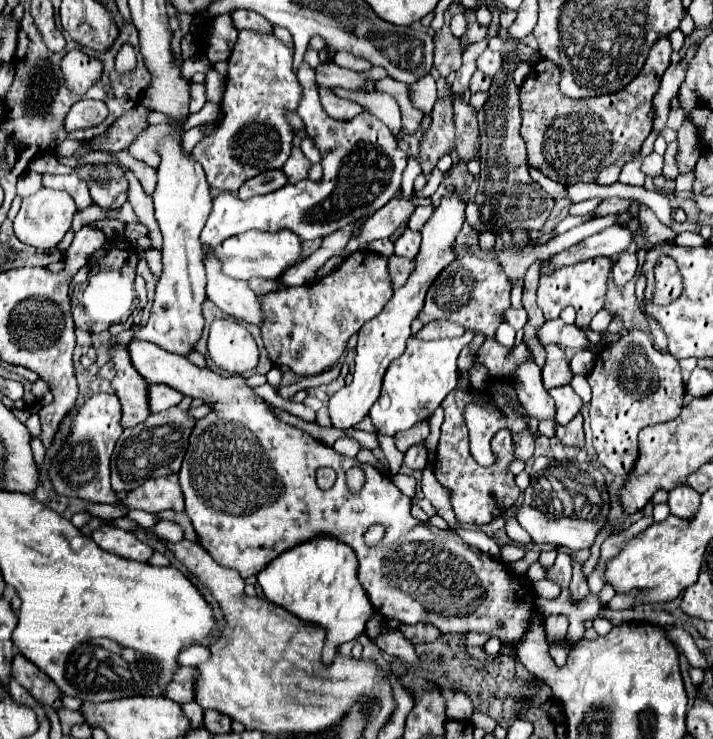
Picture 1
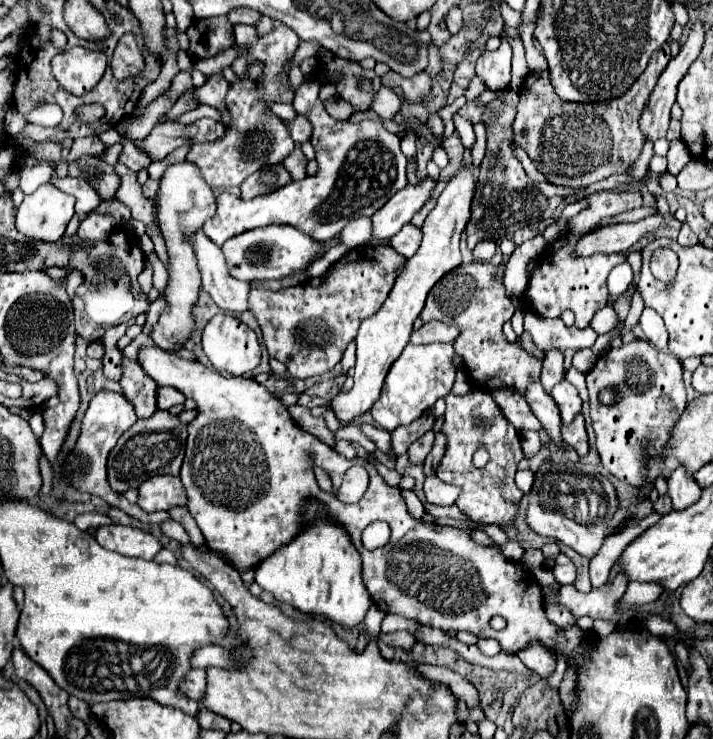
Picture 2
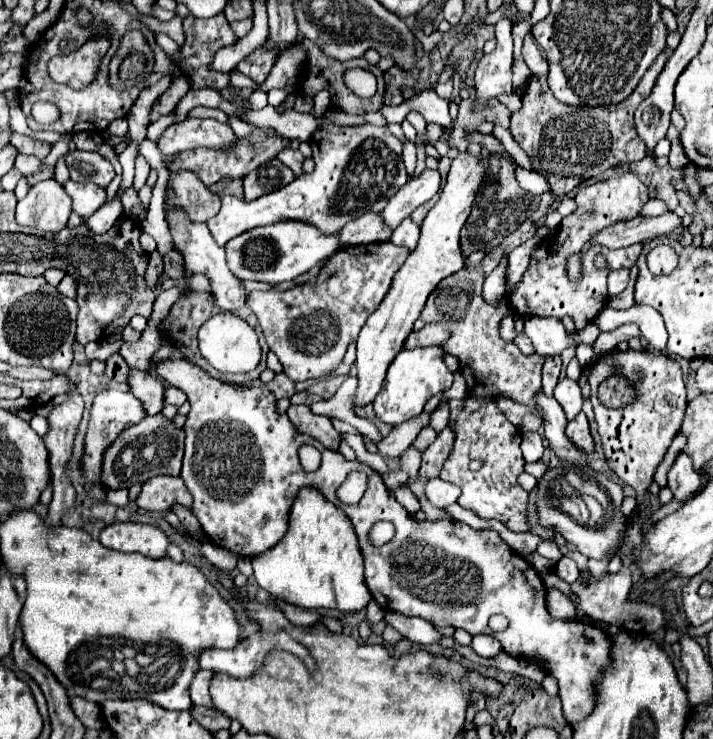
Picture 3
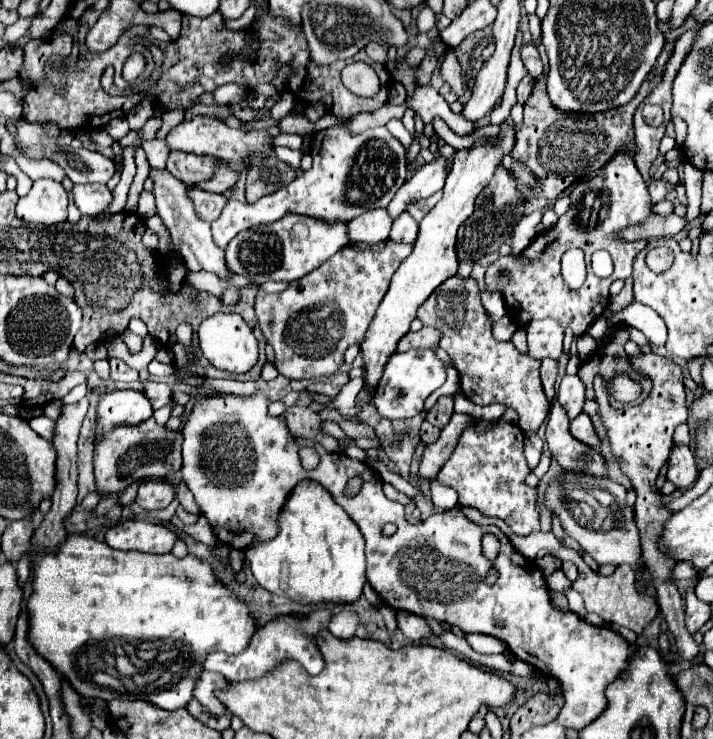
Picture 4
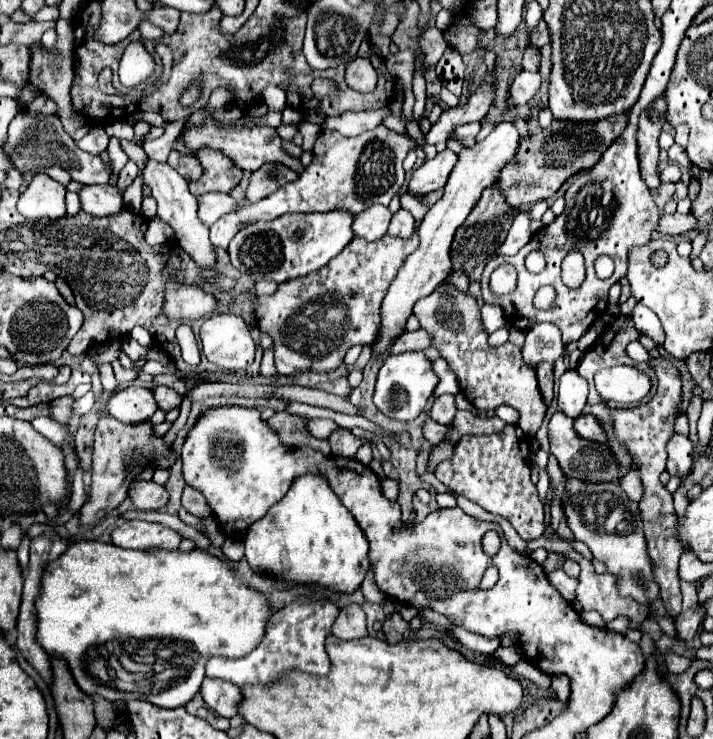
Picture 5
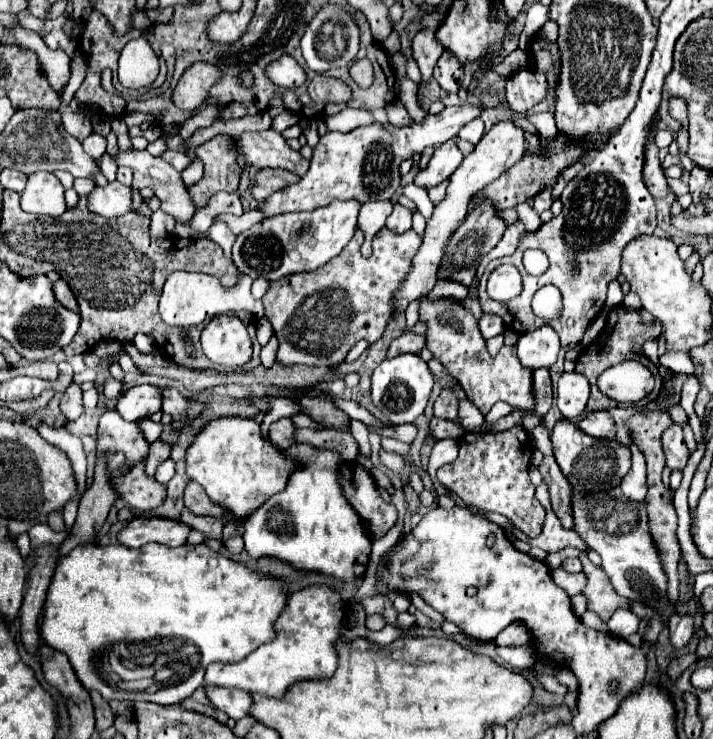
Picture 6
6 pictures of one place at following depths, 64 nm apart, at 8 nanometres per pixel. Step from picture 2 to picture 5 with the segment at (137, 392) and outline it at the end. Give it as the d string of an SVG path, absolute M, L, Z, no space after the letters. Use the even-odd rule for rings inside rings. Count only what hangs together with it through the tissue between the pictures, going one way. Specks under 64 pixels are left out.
M156 386L154 392L156 392L158 408L162 408L164 412L170 412L170 410L174 410L174 408L180 408L182 396L180 396L174 388L168 388L168 386Z

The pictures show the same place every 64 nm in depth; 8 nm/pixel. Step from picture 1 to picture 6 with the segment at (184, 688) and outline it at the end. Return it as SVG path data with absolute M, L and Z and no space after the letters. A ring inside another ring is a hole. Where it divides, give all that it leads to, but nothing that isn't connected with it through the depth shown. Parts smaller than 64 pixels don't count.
M206 688L208 698L216 708L224 710L230 718L240 720L250 714L252 708L252 696L248 692L240 692L236 688Z

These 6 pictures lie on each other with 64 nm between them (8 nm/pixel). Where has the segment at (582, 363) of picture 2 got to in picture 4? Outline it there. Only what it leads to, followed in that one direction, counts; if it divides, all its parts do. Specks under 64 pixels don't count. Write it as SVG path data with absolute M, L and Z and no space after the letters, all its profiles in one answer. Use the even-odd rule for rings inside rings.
M584 334L584 336L578 338L578 356L580 356L582 360L586 360L588 356L592 356L592 352L594 352L596 348L598 348L598 342L596 342L592 336Z

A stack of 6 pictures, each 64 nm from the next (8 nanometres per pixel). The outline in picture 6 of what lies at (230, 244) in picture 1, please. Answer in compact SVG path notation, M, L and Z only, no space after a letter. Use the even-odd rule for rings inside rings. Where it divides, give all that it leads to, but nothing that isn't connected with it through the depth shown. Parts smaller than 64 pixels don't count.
M356 198L350 200L334 200L332 204L324 206L324 208L316 208L312 212L292 212L292 214L278 214L272 218L264 218L260 222L256 222L250 230L242 232L232 248L234 254L234 264L246 272L252 278L270 278L270 280L278 280L280 276L288 276L294 272L310 272L316 270L318 266L326 264L326 260L338 256L342 252L342 248L352 240L356 228L358 228L358 212L360 212L362 204Z

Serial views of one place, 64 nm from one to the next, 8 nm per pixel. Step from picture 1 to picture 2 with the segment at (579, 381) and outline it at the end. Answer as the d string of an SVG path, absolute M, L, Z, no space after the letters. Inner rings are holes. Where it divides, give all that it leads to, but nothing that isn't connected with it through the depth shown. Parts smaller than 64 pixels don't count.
M572 366L572 368L566 372L566 380L568 380L570 384L574 384L574 386L578 388L578 392L580 392L580 398L582 398L584 402L588 402L588 390L586 390L584 374Z

